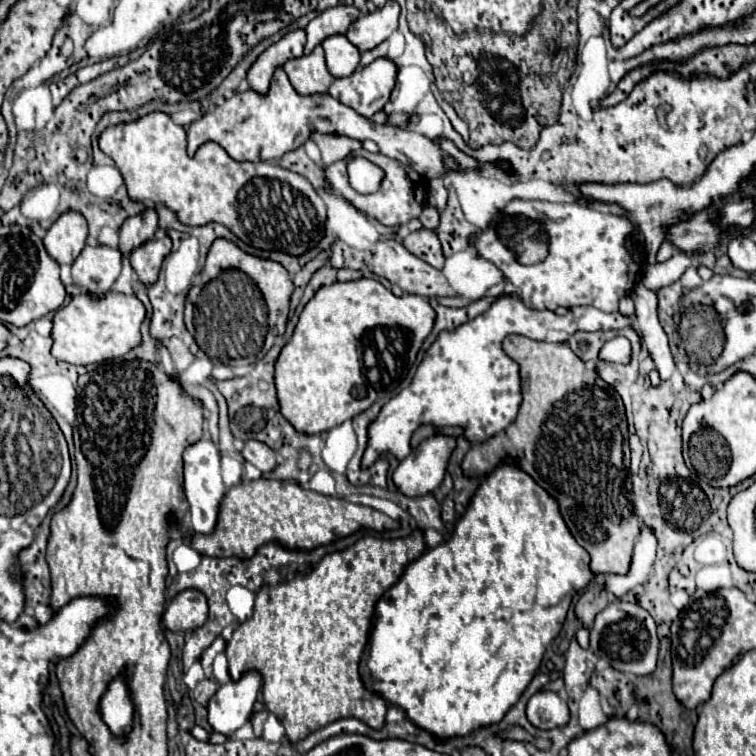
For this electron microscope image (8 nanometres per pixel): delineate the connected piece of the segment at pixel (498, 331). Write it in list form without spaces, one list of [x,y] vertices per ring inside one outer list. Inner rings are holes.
[[[499,296],[487,312],[479,314],[475,320],[463,324],[453,332],[441,332],[439,338],[429,348],[427,356],[417,368],[417,374],[409,388],[403,388],[395,398],[391,398],[383,408],[379,418],[369,428],[369,446],[363,456],[363,466],[371,466],[383,452],[393,454],[395,458],[403,460],[409,454],[409,438],[419,424],[433,424],[433,426],[463,426],[465,436],[471,442],[485,442],[487,438],[495,436],[497,432],[505,430],[517,416],[517,408],[521,404],[521,386],[519,376],[513,376],[513,362],[501,362],[501,342],[507,334],[543,334],[547,338],[549,330],[563,330],[567,334],[575,334],[579,330],[597,332],[597,330],[621,330],[633,328],[637,316],[623,316],[621,312],[605,314],[591,306],[577,306],[571,308],[565,316],[557,316],[551,310],[529,310],[517,296]]]

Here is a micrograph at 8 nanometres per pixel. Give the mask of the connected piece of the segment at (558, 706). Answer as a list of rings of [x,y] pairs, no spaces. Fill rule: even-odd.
[[[539,690],[527,702],[527,718],[535,728],[551,730],[569,722],[569,708],[567,702],[559,698],[559,694]]]

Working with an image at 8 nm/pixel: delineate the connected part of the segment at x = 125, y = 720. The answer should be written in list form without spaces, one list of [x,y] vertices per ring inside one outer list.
[[[117,678],[109,684],[105,696],[101,698],[101,716],[113,734],[127,734],[133,724],[133,704],[127,694],[123,678]]]

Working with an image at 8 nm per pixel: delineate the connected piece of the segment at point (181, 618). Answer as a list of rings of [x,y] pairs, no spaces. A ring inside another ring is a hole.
[[[183,590],[169,602],[163,614],[163,626],[173,632],[189,632],[203,626],[207,616],[209,606],[205,602],[205,594],[199,590]]]

